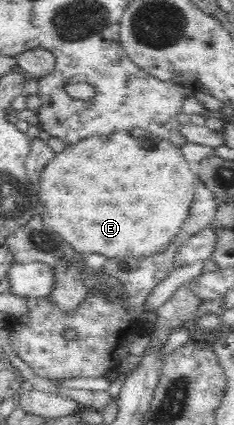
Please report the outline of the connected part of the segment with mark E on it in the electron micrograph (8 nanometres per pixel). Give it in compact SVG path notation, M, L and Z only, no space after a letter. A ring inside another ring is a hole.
M143 128L120 130L114 134L106 134L106 136L90 136L86 140L80 140L78 144L66 145L64 150L56 153L55 157L44 167L39 180L38 213L45 225L57 232L63 240L68 242L69 246L72 246L80 254L102 254L107 259L116 257L150 258L154 254L167 250L167 247L176 241L182 224L186 222L186 218L190 214L197 176L190 171L188 163L180 152L180 148L174 146L169 140L159 138Z

